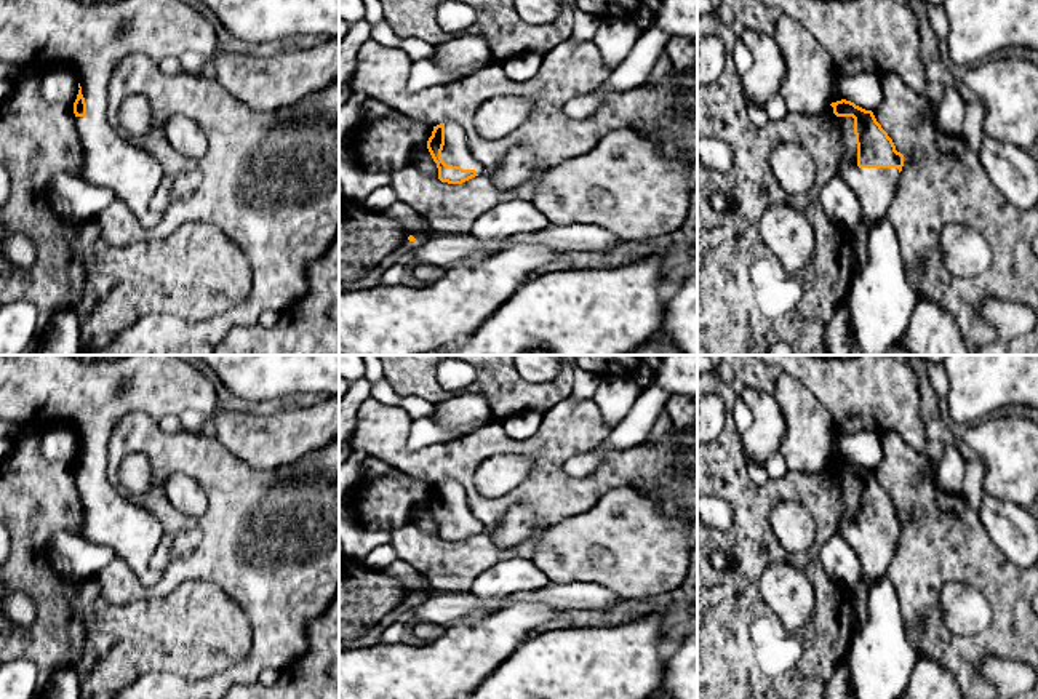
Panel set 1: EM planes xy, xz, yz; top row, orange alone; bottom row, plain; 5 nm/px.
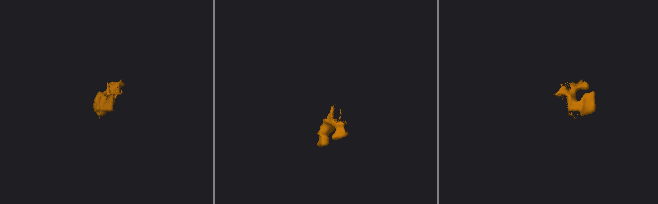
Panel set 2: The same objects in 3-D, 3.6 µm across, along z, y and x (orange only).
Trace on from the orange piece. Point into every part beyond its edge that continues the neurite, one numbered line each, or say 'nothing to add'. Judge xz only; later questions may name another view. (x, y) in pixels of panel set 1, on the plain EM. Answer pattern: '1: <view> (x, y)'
1: xz (456, 511)

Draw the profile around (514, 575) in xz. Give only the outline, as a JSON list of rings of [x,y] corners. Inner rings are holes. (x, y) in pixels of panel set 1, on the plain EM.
[[[509,557],[480,573],[469,592],[483,603],[497,606],[513,593],[544,589],[549,584],[549,577],[534,560]]]

